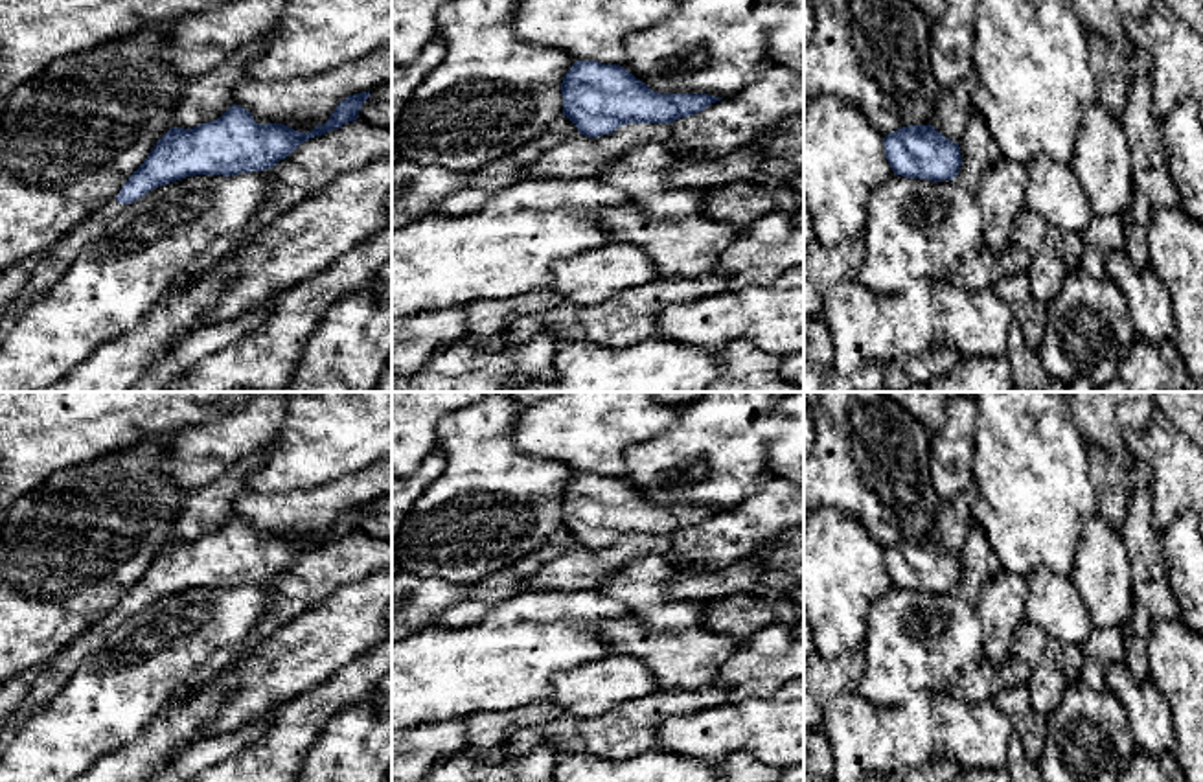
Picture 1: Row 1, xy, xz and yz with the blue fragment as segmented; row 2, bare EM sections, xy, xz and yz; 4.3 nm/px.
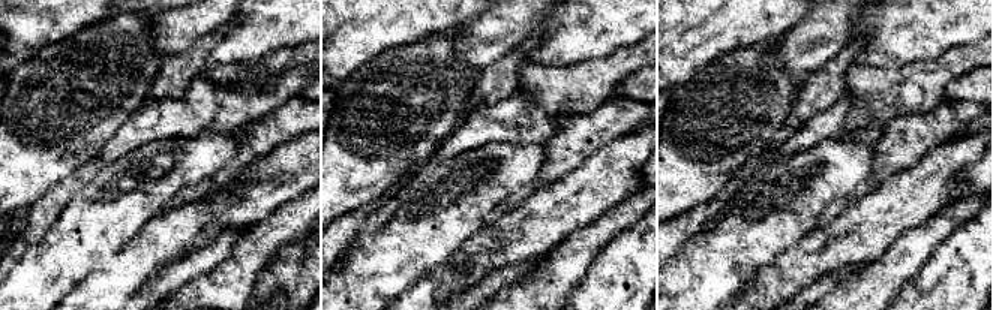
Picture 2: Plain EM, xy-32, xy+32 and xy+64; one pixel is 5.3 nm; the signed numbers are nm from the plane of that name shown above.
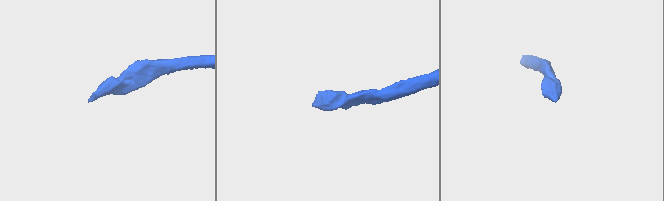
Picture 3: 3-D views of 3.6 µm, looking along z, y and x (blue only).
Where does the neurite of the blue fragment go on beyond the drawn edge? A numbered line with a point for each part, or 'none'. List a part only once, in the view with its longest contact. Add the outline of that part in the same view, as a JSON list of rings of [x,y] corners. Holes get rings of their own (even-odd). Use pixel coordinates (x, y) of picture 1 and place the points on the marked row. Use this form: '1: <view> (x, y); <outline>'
1: xy (48, 269); [[[114,201],[92,212],[81,223],[63,234],[52,248],[35,259],[28,289],[7,307],[6,315],[0,318],[0,340],[4,340],[15,328],[15,320],[28,307],[28,300],[44,294],[63,278],[63,274],[77,258],[77,252],[88,239],[96,237],[107,226],[118,208],[120,202]]]

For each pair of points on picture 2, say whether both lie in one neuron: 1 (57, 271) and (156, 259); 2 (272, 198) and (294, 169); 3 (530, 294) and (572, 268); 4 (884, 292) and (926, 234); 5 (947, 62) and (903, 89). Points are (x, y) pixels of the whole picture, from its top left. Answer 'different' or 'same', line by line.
1: different
2: same
3: same
4: same
5: same

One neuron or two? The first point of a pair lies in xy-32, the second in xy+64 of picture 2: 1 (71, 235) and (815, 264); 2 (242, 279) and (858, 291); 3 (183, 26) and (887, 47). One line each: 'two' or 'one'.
1: two
2: one
3: two

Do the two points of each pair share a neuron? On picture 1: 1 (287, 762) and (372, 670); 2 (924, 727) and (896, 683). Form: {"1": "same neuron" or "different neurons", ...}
{"1": "same neuron", "2": "different neurons"}

